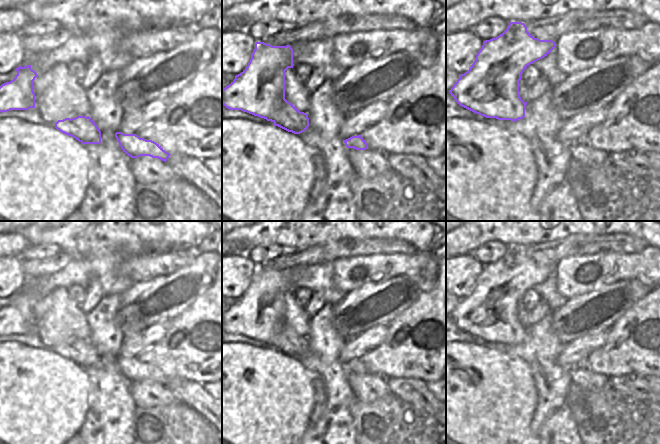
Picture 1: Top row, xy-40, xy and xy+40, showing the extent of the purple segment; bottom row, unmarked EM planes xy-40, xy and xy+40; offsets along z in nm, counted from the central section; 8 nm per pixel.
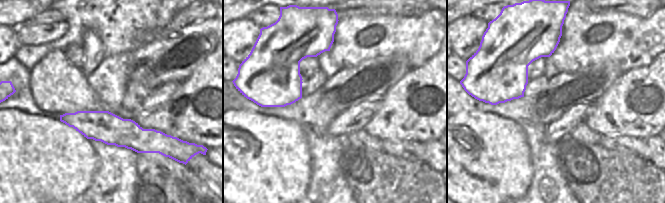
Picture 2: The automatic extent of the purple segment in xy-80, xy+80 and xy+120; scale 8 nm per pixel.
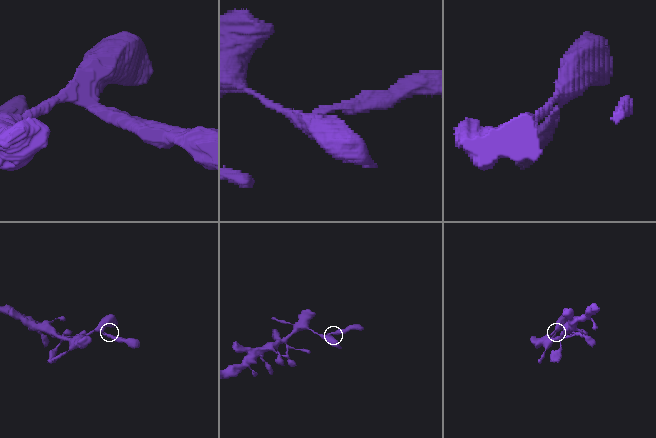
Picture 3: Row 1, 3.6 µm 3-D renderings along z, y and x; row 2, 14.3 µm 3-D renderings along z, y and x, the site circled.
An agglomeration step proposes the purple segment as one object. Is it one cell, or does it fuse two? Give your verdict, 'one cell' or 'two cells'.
two cells

